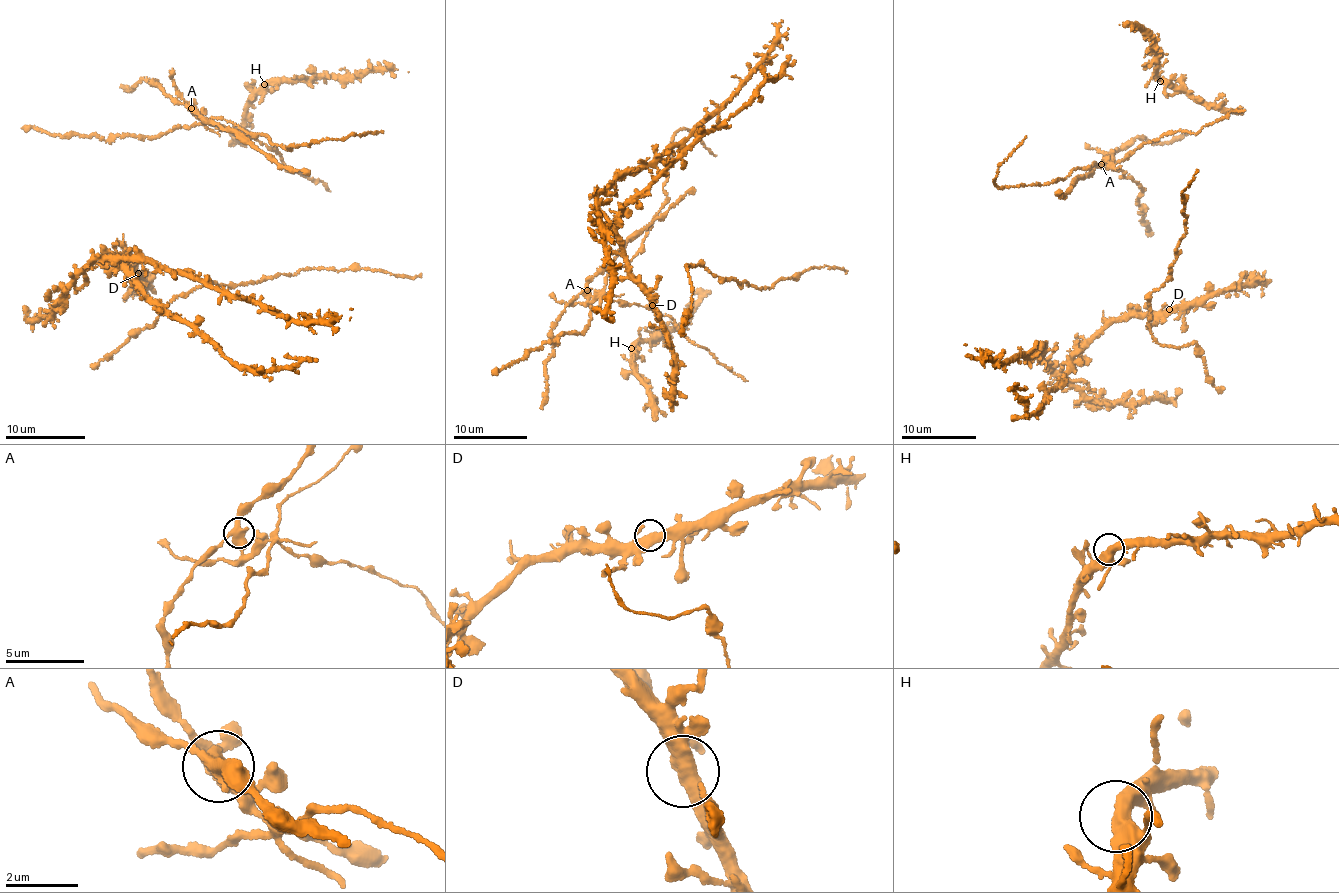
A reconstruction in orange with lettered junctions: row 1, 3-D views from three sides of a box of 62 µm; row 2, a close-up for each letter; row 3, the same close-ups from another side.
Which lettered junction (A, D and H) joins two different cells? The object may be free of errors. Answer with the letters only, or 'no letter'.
A

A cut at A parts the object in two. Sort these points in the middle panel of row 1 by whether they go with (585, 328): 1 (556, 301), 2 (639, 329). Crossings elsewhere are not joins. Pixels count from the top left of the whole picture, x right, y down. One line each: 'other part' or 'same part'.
1: same part
2: other part

